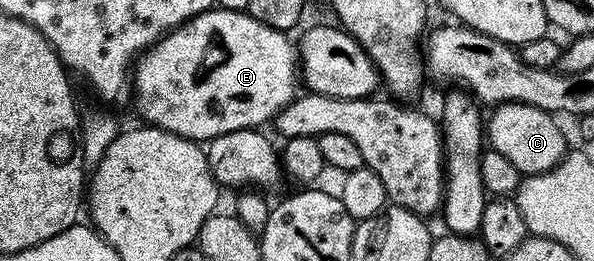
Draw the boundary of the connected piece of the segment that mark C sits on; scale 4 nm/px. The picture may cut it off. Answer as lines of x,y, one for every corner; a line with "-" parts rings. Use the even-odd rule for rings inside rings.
508,102
497,105
486,121
486,137
491,150
506,157
520,174
529,176
552,170
568,152
566,139
553,114
530,104

